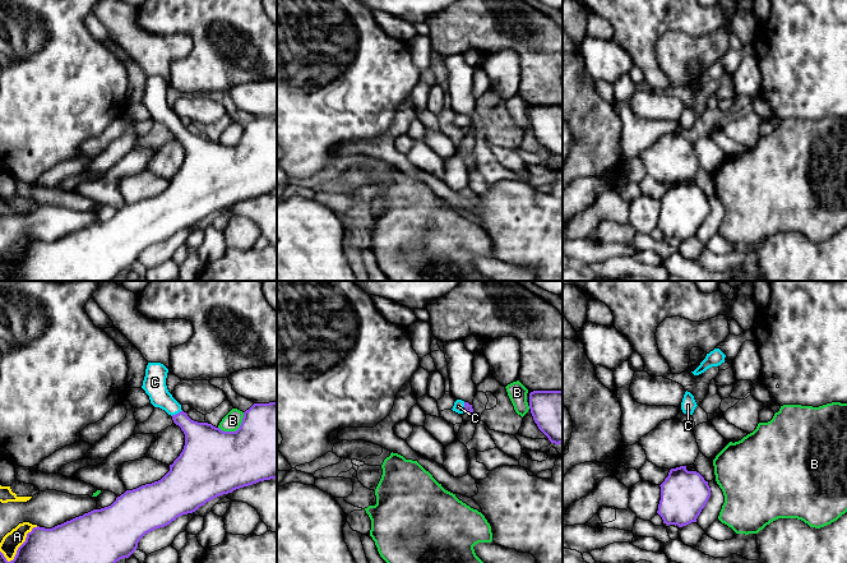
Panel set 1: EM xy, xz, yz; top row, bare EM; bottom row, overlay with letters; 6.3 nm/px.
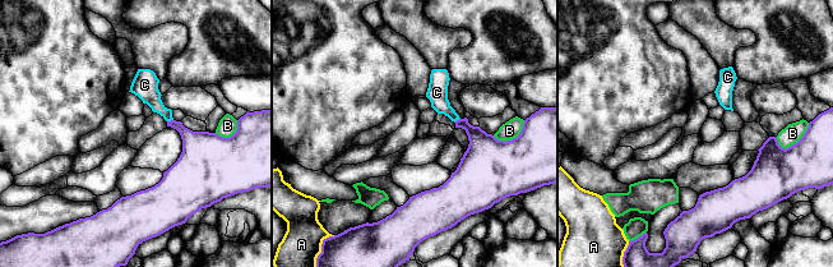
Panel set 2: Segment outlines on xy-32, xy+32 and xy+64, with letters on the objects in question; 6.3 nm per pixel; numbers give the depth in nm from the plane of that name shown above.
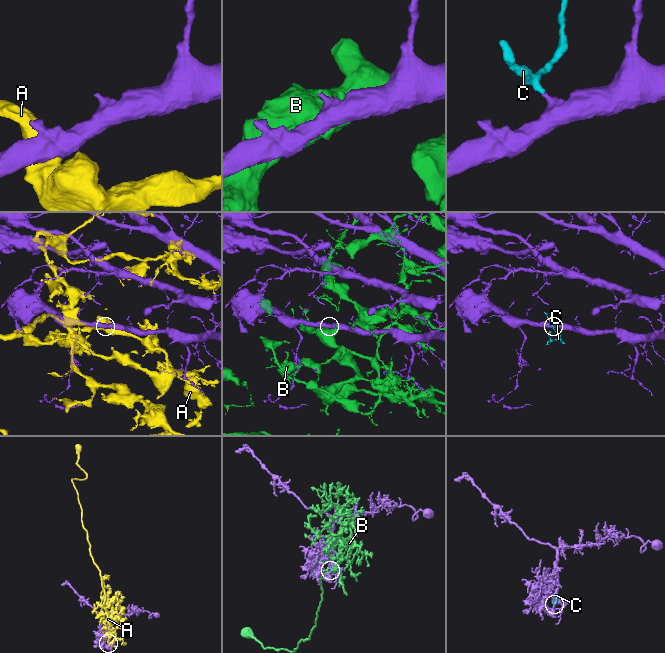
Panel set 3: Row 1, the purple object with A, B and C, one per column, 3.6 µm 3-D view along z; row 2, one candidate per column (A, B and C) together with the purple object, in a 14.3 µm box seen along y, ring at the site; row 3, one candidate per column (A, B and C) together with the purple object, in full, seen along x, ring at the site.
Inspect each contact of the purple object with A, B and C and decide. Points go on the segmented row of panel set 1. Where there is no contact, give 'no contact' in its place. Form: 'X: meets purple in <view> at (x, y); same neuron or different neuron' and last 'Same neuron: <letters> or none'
A: meets purple in xy at (22, 544); different neuron
B: meets purple in xy at (236, 430); different neuron
C: meets purple in xy at (176, 414); same neuron
Same neuron: C

